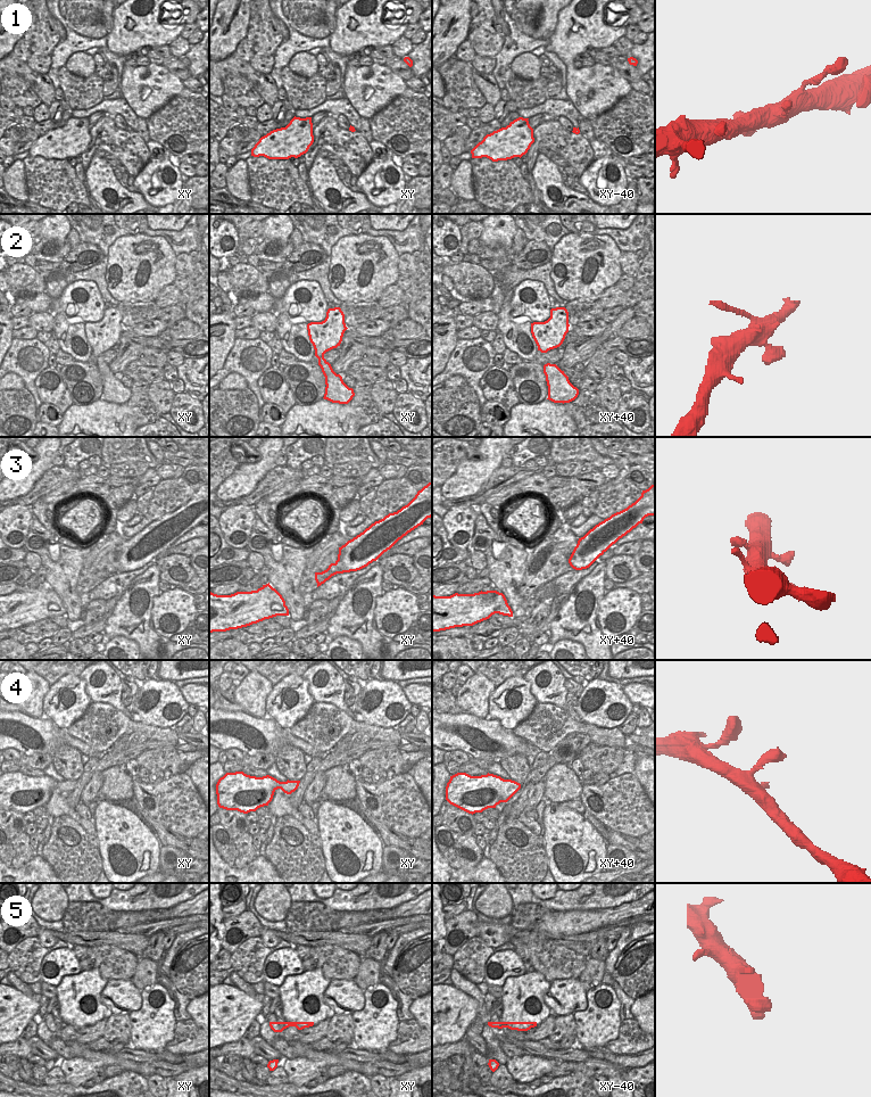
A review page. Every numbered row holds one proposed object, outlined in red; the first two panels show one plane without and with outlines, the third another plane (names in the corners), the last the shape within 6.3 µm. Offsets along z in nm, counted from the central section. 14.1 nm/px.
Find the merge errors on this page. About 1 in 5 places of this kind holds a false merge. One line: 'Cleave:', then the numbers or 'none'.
Cleave: none

